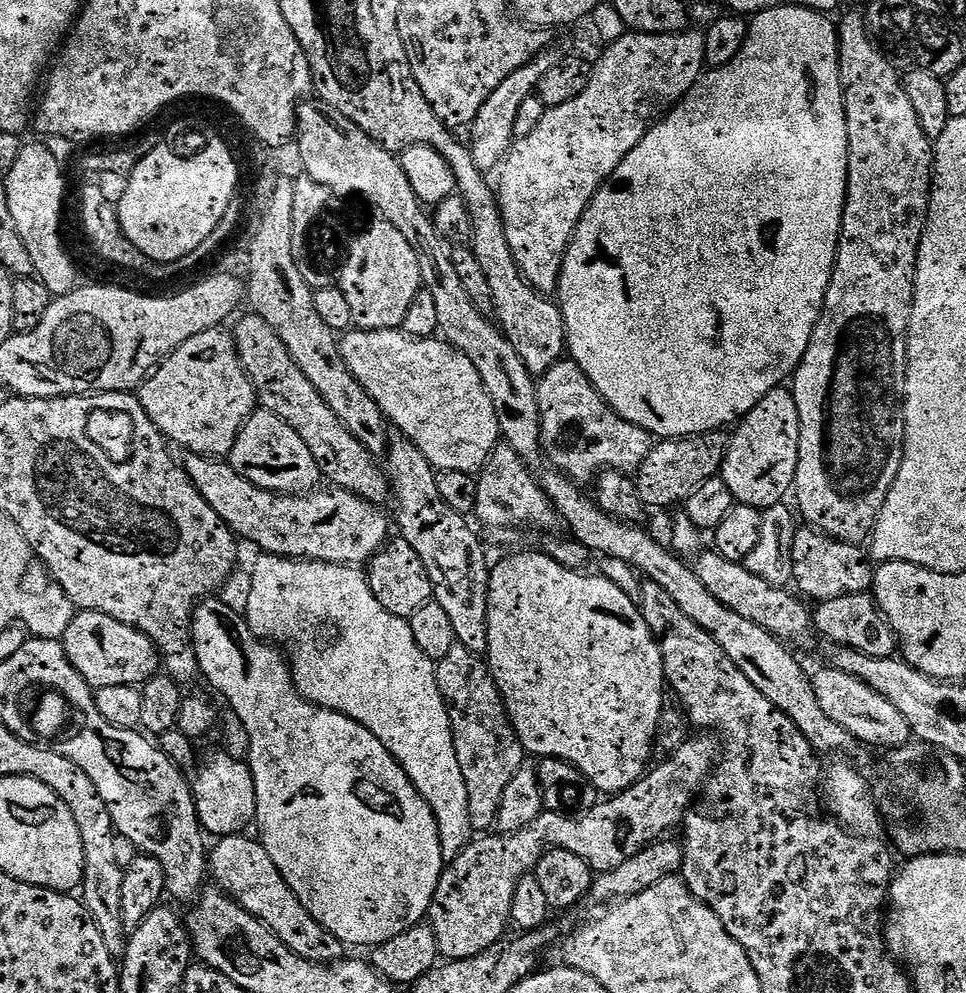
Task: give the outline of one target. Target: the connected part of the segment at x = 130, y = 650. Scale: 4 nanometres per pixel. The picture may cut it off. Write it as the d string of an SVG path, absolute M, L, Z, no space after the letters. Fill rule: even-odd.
M79 611L61 637L69 662L92 688L140 686L153 677L158 662L151 640L138 629L126 626L100 611Z

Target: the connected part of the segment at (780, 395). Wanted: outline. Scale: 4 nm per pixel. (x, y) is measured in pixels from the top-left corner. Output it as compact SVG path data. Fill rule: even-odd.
M781 386L770 390L766 398L762 398L754 408L744 415L743 420L735 425L728 441L726 458L722 475L726 486L730 486L730 494L734 494L737 504L754 506L761 510L781 503L784 495L793 491L798 470L798 450L800 449L800 419L798 406L794 402L791 391Z

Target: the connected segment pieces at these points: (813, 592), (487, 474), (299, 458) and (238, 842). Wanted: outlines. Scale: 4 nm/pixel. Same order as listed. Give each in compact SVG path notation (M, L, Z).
M800 526L796 529L792 557L794 558L792 579L795 587L800 587L799 591L809 601L842 598L846 594L868 592L872 587L874 564L869 553L859 544L848 544L845 540L826 536L811 526Z
M497 444L478 473L478 502L474 513L488 528L552 528L558 517L544 492L541 481L528 473L529 465L514 458L512 447Z
M257 410L241 426L240 433L230 453L232 468L254 486L281 494L307 494L321 483L320 467L314 462L314 454L306 450L306 442L294 434L294 430L273 412Z
M239 834L219 837L214 844L216 845L213 848L211 845L206 856L206 868L211 879L212 876L216 879L215 887L225 896L229 896L235 904L242 906L242 910L249 912L258 922L266 925L285 946L294 950L294 954L298 954L298 958L306 958L315 964L331 964L332 961L339 960L345 955L346 946L344 943L338 938L334 938L334 934L330 934L330 930L326 930L320 925L308 913L306 906L302 906L302 902L298 902L298 898L282 878L278 866L274 866L270 854L266 854L266 850L260 844L259 839L252 837L251 840L248 834Z

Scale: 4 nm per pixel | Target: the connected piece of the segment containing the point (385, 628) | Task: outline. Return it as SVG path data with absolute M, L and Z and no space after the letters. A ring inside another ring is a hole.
M267 554L257 556L256 565L252 568L252 581L248 584L248 601L244 604L245 618L243 617L243 619L246 621L246 626L256 639L271 642L282 649L292 674L292 685L303 700L358 722L361 728L370 730L370 734L374 734L374 738L389 756L393 756L401 764L405 774L410 778L410 782L416 787L416 793L427 802L438 822L442 858L446 862L453 860L474 839L470 826L470 798L466 795L466 782L462 782L462 769L458 767L458 754L454 754L454 734L450 726L450 714L446 710L446 706L442 702L442 694L438 690L436 664L430 658L426 658L426 654L422 654L422 650L418 650L418 642L414 642L414 634L410 630L408 620L403 616L390 614L390 610L386 610L386 606L382 606L382 602L378 602L378 598L374 598L368 585L368 577L359 567L328 564L326 561L292 559L286 556Z

